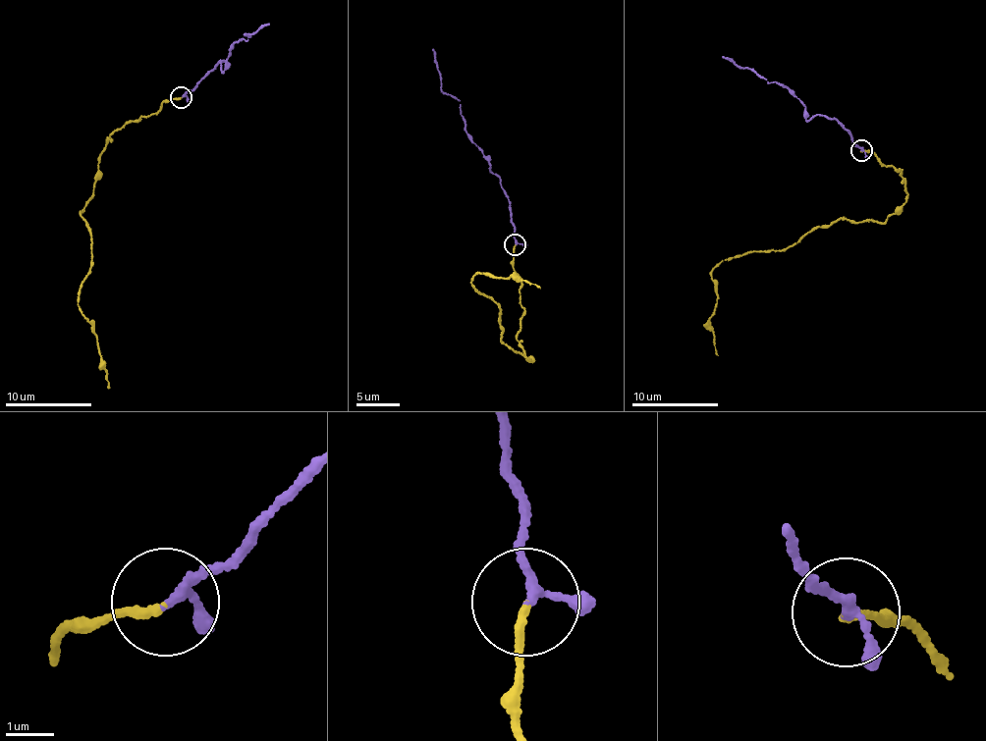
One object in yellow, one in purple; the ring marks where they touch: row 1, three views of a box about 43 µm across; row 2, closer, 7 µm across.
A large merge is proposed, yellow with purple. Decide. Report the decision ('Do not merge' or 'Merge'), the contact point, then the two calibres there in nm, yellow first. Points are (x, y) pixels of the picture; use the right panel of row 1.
Merge. Place: (861, 150). Thickness 160 nm (yellow) against 160 nm

